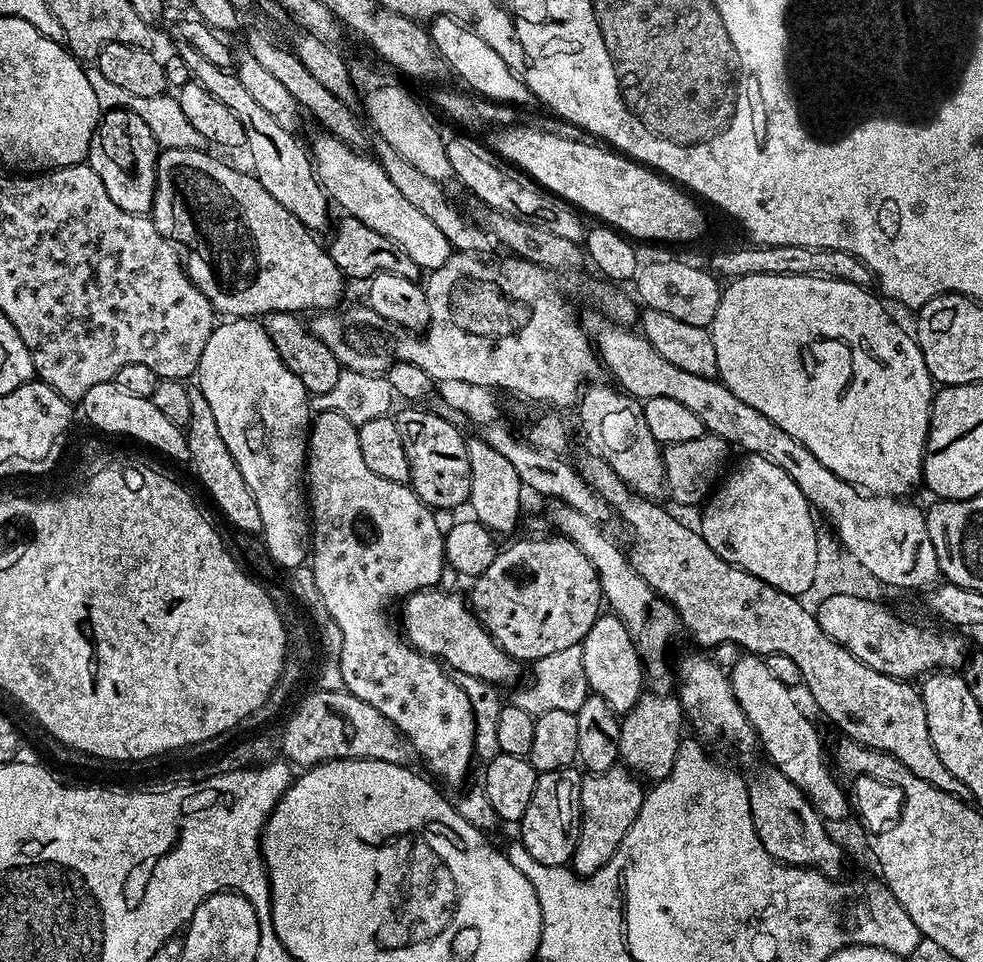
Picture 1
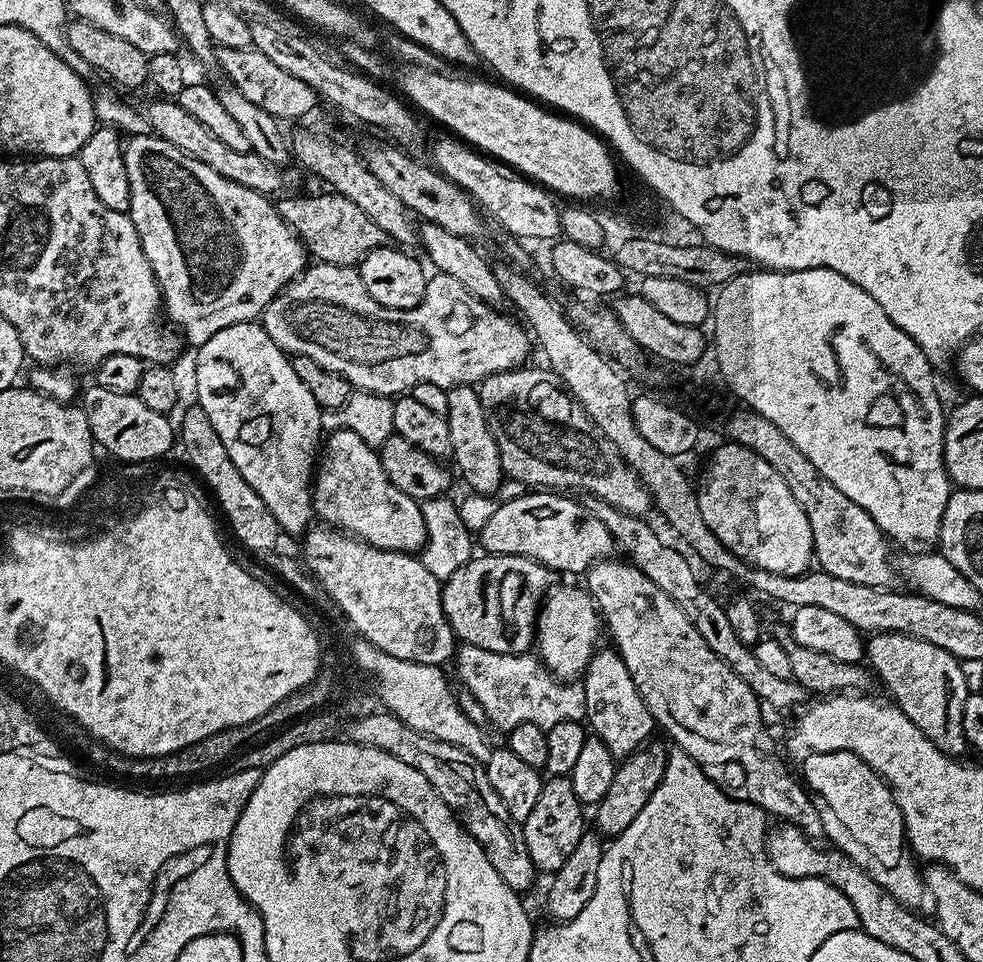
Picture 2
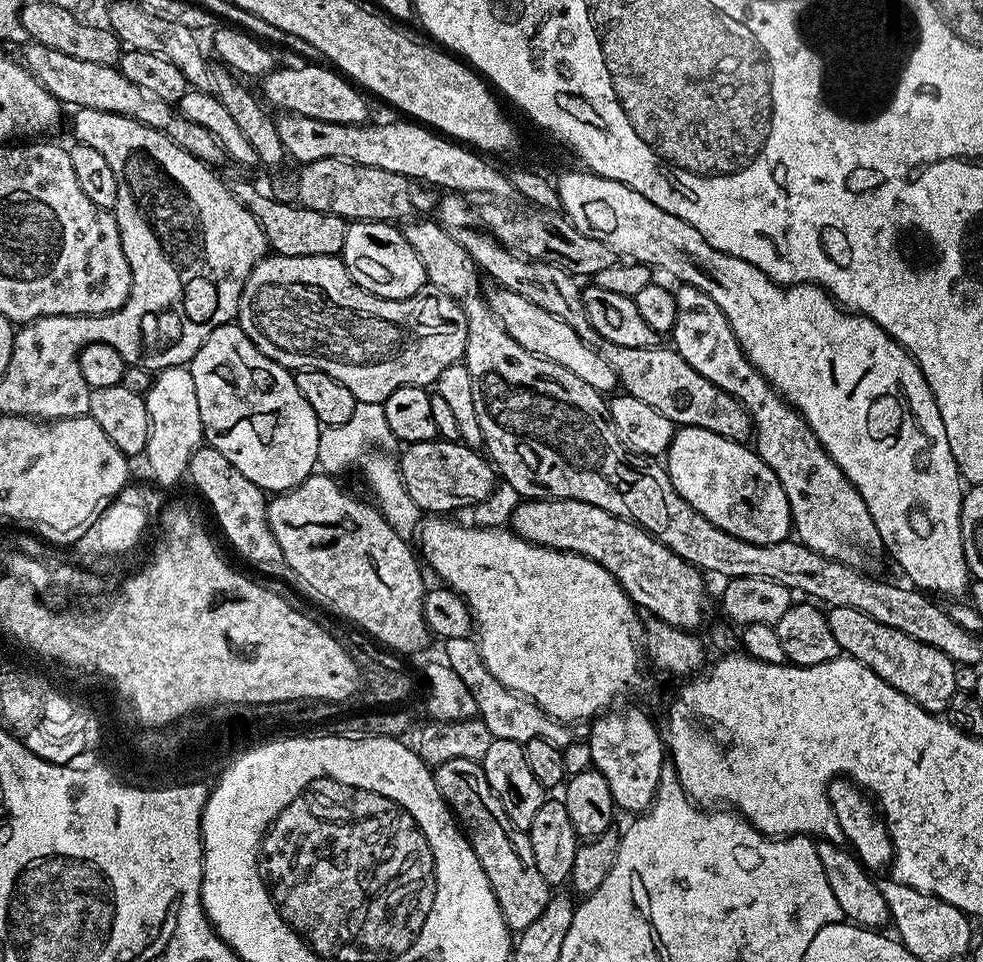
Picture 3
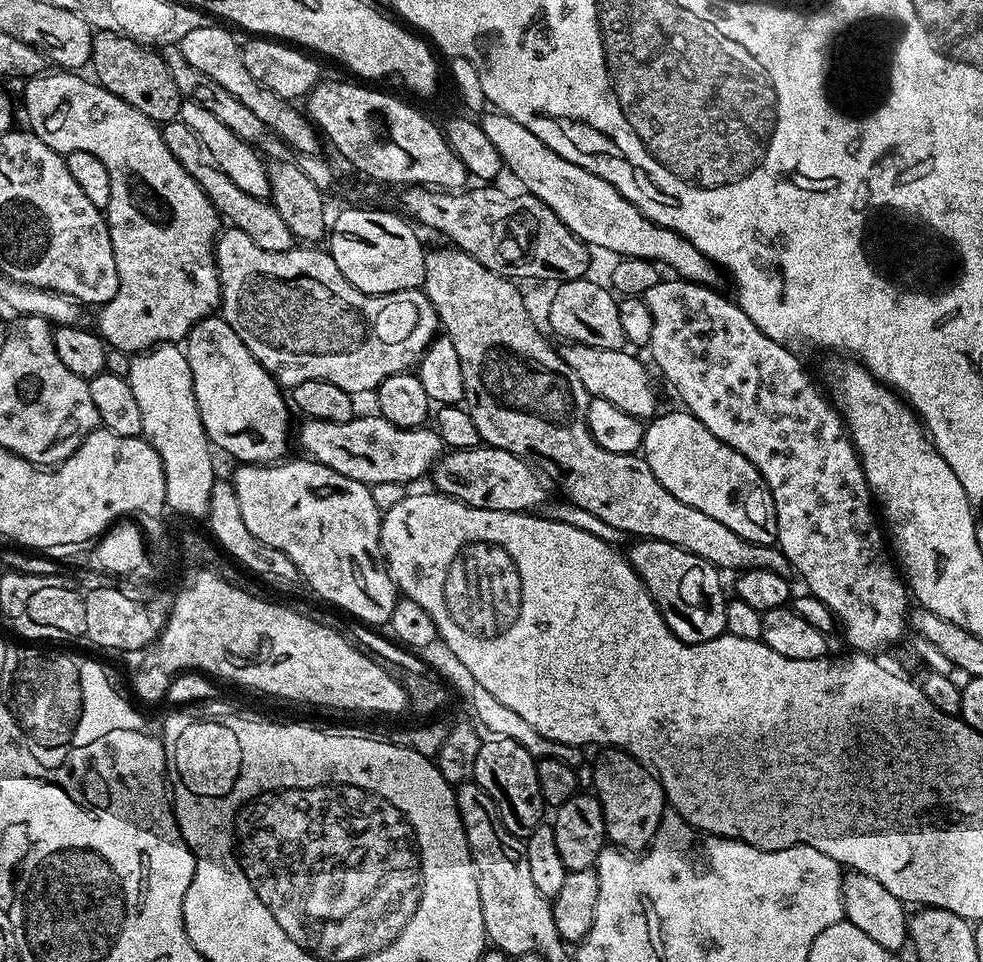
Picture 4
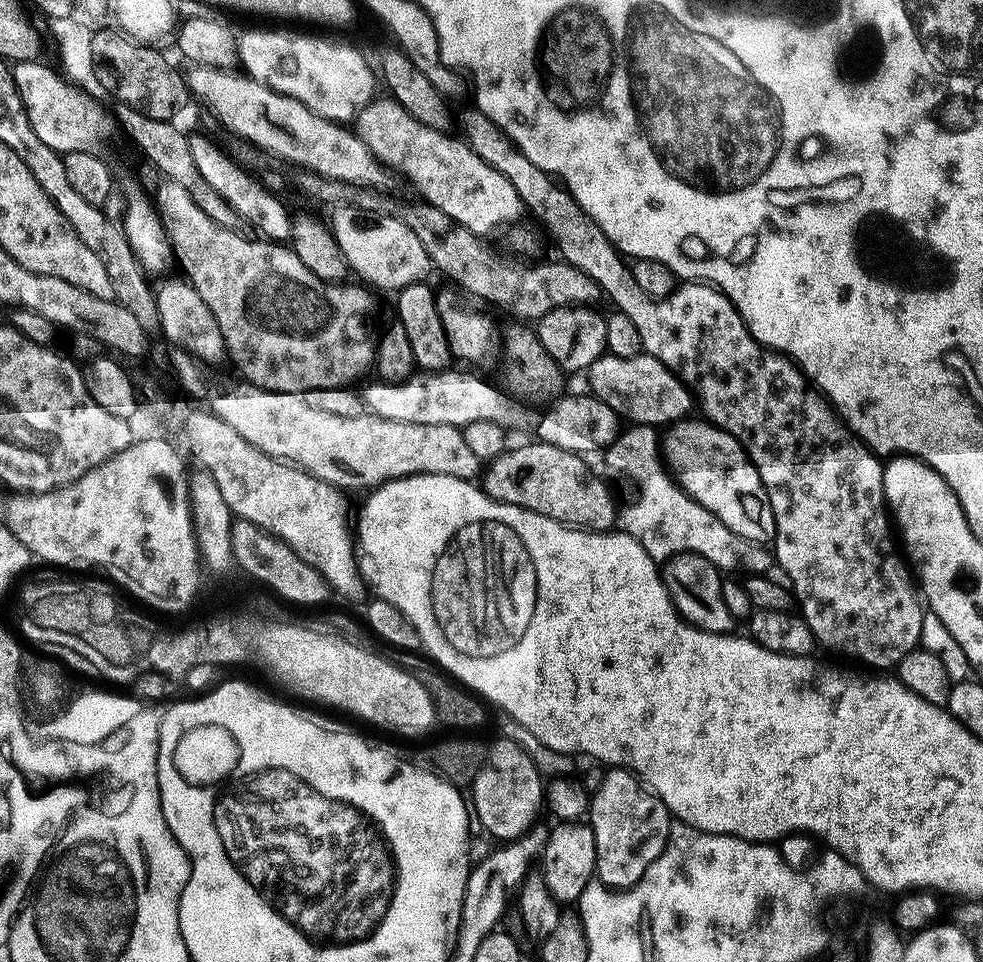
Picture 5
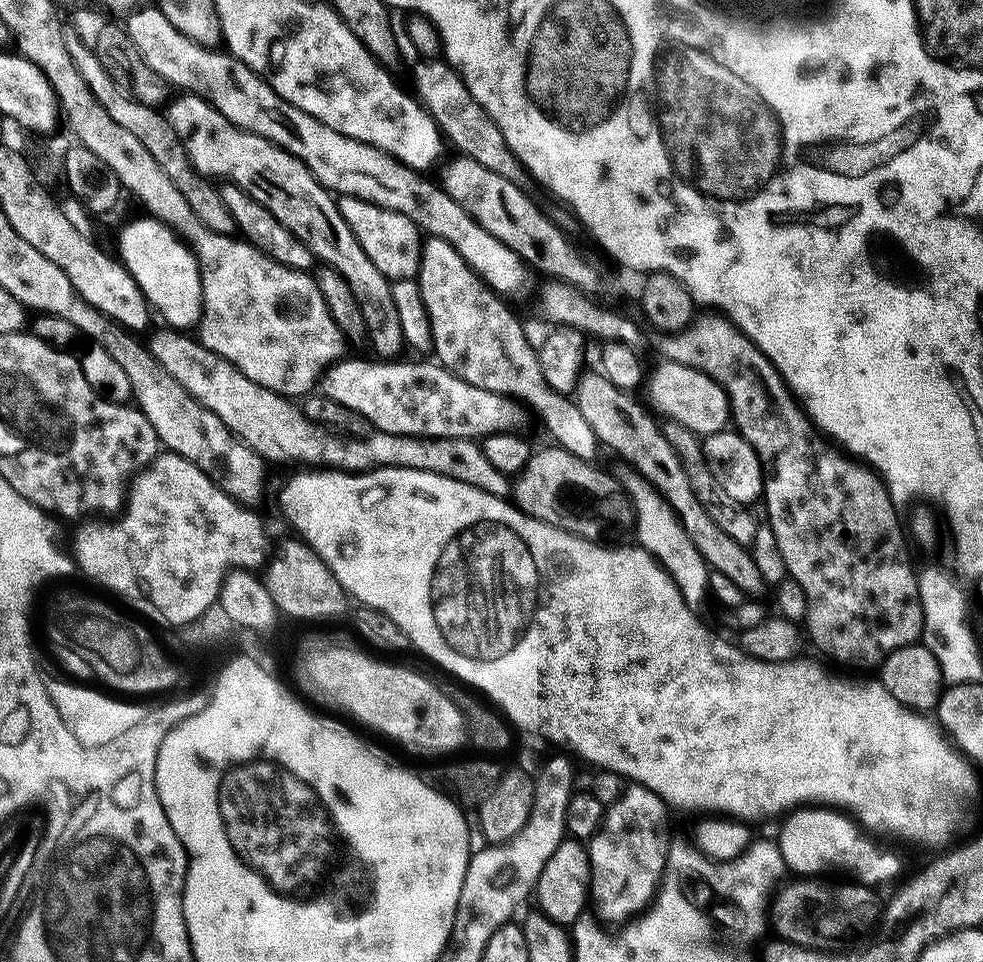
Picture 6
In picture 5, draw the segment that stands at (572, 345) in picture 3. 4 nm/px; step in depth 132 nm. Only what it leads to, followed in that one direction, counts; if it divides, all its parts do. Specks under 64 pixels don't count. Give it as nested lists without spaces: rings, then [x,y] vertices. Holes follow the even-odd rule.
[[[611,354],[599,356],[586,369],[591,395],[610,406],[625,421],[653,426],[671,425],[685,419],[694,408],[694,396],[676,373],[652,356],[641,354],[634,358],[618,358]]]

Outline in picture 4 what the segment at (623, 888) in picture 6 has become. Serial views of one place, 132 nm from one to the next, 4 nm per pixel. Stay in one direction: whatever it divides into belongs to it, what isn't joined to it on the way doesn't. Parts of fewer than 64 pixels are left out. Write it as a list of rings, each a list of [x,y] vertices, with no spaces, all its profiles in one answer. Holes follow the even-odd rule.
[[[608,748],[600,757],[594,760],[594,795],[600,801],[602,814],[606,822],[607,843],[629,854],[639,854],[651,844],[658,826],[662,822],[666,811],[664,799],[664,787],[656,778],[655,772],[647,768],[645,764],[634,759],[628,752],[621,752],[618,748]]]

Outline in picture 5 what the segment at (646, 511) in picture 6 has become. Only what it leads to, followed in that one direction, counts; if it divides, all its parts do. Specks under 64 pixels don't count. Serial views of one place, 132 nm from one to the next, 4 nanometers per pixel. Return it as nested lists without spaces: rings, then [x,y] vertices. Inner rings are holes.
[[[632,424],[605,449],[607,464],[618,472],[628,474],[640,488],[631,508],[623,507],[617,513],[615,529],[630,534],[654,561],[666,562],[678,553],[696,552],[717,566],[720,562],[720,532],[728,532],[730,528],[713,512],[686,495],[671,478],[661,458],[660,436],[656,432],[653,425]]]

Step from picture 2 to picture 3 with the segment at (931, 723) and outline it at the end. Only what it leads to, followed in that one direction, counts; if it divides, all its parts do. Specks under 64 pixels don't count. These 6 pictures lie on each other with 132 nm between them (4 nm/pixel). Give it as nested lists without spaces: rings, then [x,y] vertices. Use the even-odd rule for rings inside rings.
[[[828,608],[826,612],[830,634],[834,634],[834,642],[838,642],[841,653],[862,662],[882,682],[890,682],[894,690],[906,694],[922,710],[944,714],[948,704],[958,690],[956,684],[957,664],[942,650],[934,650],[934,646],[926,646],[926,642],[918,642],[910,638],[910,634],[902,634],[902,630],[894,630],[894,626],[882,626],[882,622],[874,622],[870,614],[862,614],[862,610],[849,608]]]

